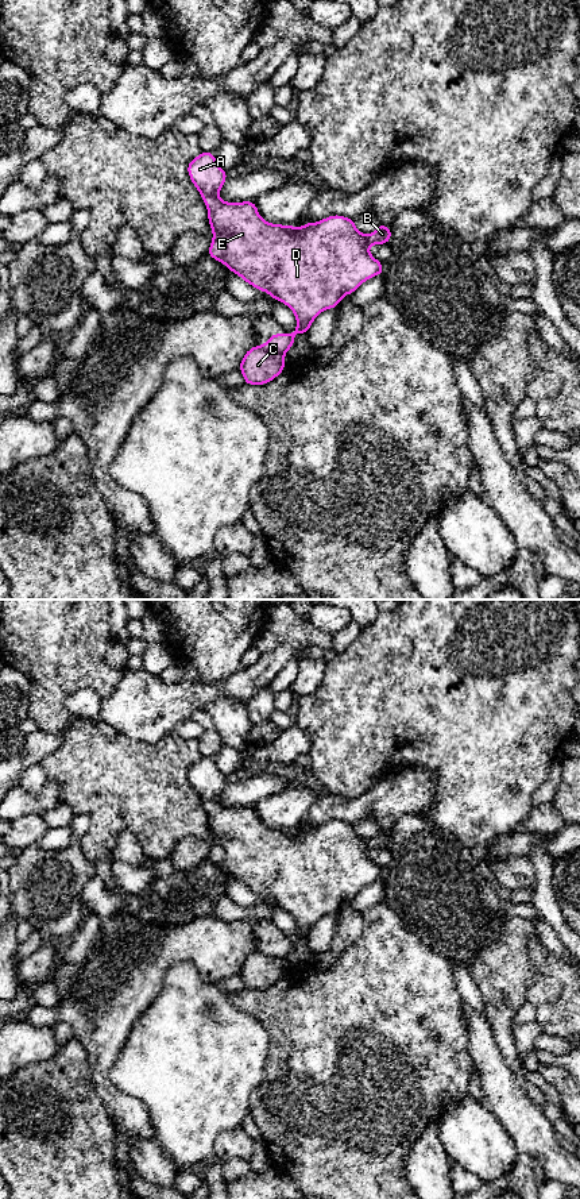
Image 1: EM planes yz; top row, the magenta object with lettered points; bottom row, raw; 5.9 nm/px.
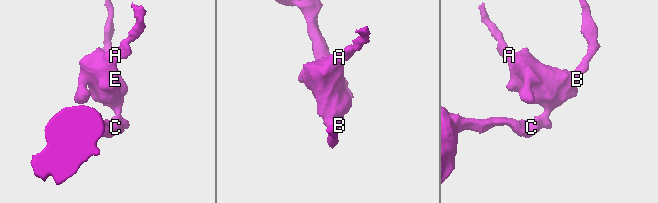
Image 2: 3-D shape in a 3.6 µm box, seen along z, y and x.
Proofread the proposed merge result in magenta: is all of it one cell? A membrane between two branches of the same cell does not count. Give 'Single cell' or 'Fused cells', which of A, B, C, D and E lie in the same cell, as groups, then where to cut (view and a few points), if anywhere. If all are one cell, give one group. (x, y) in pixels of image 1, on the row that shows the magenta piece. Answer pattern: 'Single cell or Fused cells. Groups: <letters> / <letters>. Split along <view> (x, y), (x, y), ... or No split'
Fused cells. Groups: A B D E / C. Split along yz (259, 346), (282, 354)

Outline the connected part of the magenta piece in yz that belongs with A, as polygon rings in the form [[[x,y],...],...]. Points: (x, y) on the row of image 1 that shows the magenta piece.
[[[202,151],[187,165],[187,173],[208,208],[208,220],[213,240],[208,255],[225,265],[258,290],[263,290],[286,304],[297,317],[293,334],[274,334],[262,348],[285,354],[294,344],[297,334],[308,334],[313,320],[325,309],[339,305],[345,294],[352,294],[364,281],[383,274],[383,263],[375,259],[368,247],[384,244],[391,239],[391,228],[379,224],[372,234],[361,234],[355,220],[333,215],[317,223],[295,225],[264,221],[254,201],[227,203],[219,197],[227,171],[216,162],[212,153]]]

